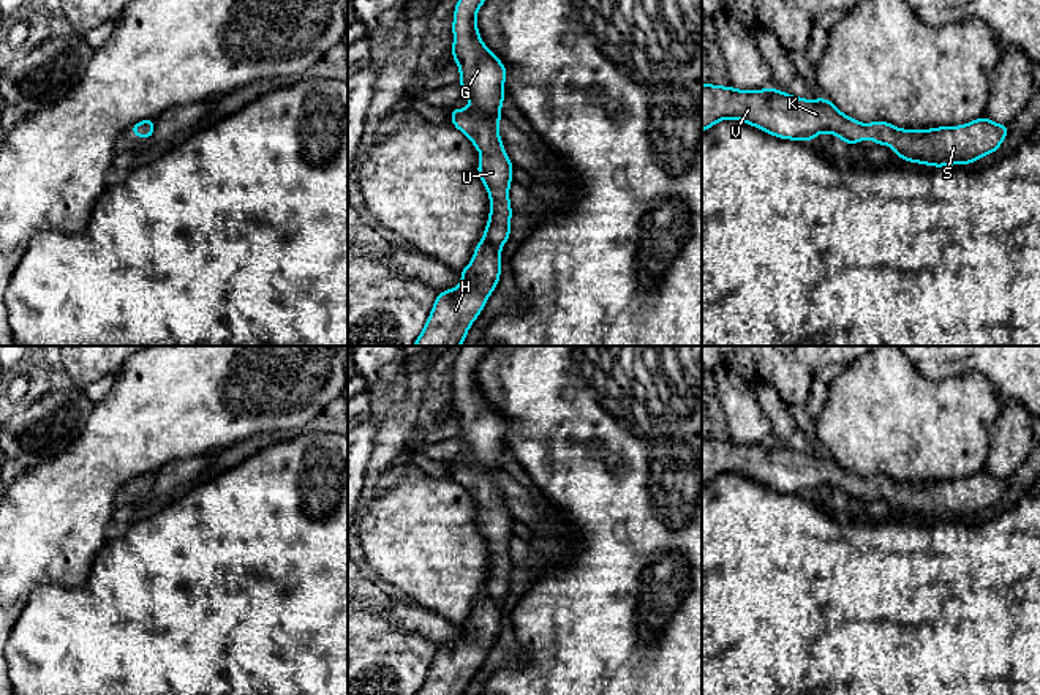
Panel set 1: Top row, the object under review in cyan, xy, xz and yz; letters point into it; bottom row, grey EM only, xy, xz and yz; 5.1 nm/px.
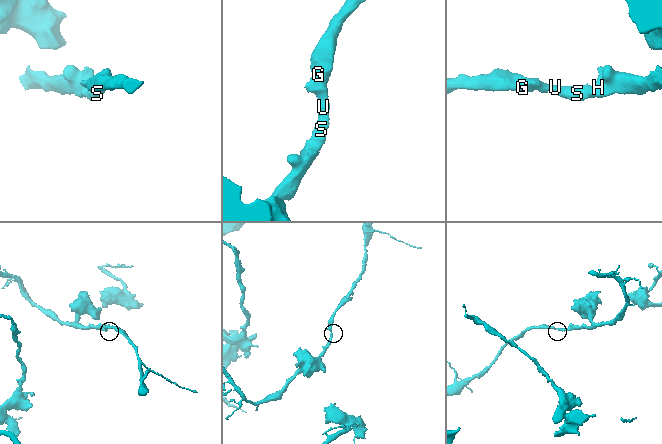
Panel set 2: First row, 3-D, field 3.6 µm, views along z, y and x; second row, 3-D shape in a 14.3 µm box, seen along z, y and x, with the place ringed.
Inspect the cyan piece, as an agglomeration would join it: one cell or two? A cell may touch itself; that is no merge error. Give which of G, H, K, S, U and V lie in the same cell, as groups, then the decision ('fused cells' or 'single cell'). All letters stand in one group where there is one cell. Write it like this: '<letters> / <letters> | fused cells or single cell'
G H K S U V | single cell

